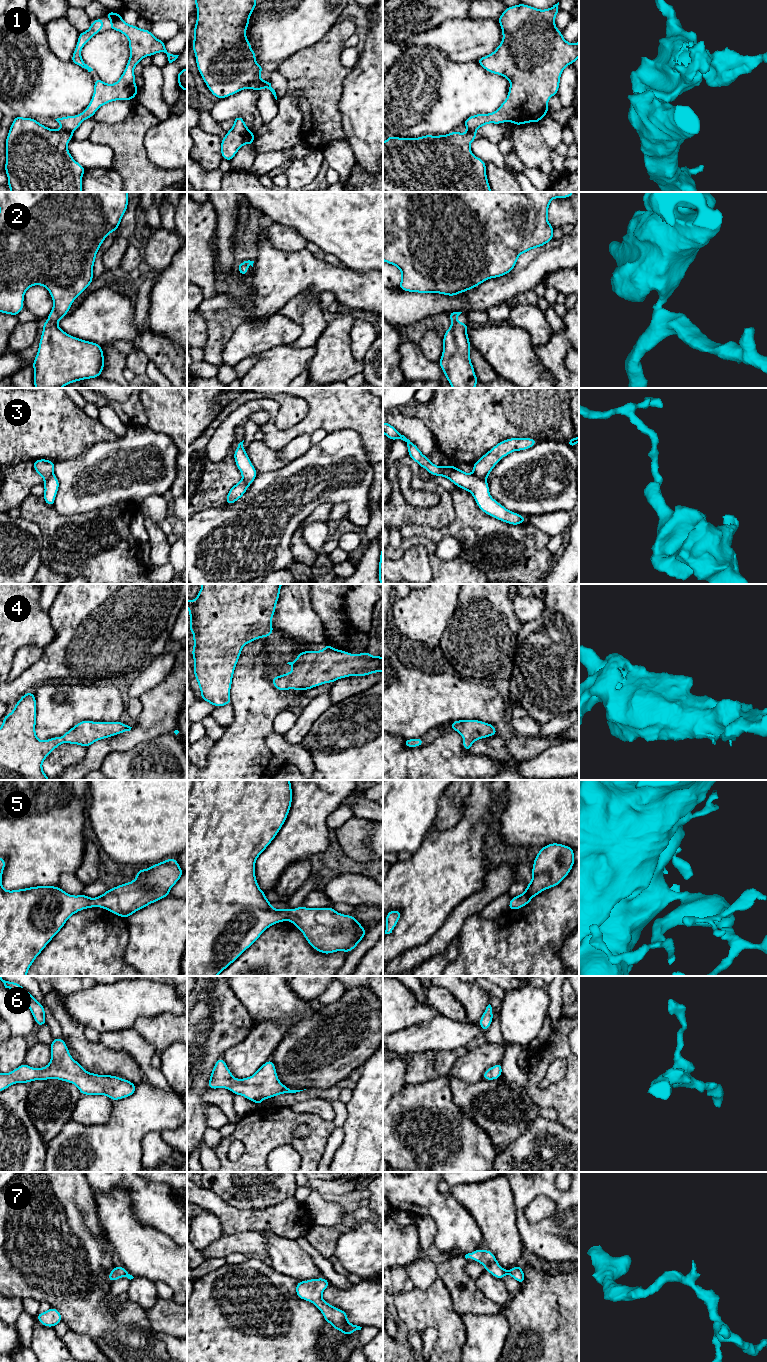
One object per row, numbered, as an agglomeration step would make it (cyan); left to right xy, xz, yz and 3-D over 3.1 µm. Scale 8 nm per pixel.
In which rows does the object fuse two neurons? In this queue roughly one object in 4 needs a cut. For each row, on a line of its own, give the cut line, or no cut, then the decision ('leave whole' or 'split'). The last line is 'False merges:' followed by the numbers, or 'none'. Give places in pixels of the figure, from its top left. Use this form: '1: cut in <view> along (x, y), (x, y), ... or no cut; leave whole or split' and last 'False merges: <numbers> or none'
1: cut in xy along (61, 128), (71, 133); split
2: no cut; leave whole
3: cut in yz along (472, 473), (485, 481); split
4: no cut; leave whole
5: no cut; leave whole
6: no cut; leave whole
7: no cut; leave whole
False merges: 1, 3

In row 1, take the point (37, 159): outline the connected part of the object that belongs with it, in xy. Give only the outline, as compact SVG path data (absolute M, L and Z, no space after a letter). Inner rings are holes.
M15 115L9 129L5 148L5 172L8 177L8 187L11 192L82 192L82 176L86 169L70 155L67 144L73 135L65 130L55 130L45 127L34 118L23 118Z

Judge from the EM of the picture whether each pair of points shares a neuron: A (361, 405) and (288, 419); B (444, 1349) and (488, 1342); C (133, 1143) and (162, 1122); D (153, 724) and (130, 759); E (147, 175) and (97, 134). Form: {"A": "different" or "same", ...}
{"A": "different", "B": "different", "C": "same", "D": "different", "E": "same"}

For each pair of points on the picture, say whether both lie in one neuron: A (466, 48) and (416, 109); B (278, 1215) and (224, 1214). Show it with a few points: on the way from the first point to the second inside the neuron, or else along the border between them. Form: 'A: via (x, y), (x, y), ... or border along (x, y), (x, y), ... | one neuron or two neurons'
A: border along (435, 48), (438, 48), (454, 61), (475, 61) | two neurons
B: via (265, 1218), (237, 1218) | one neuron

